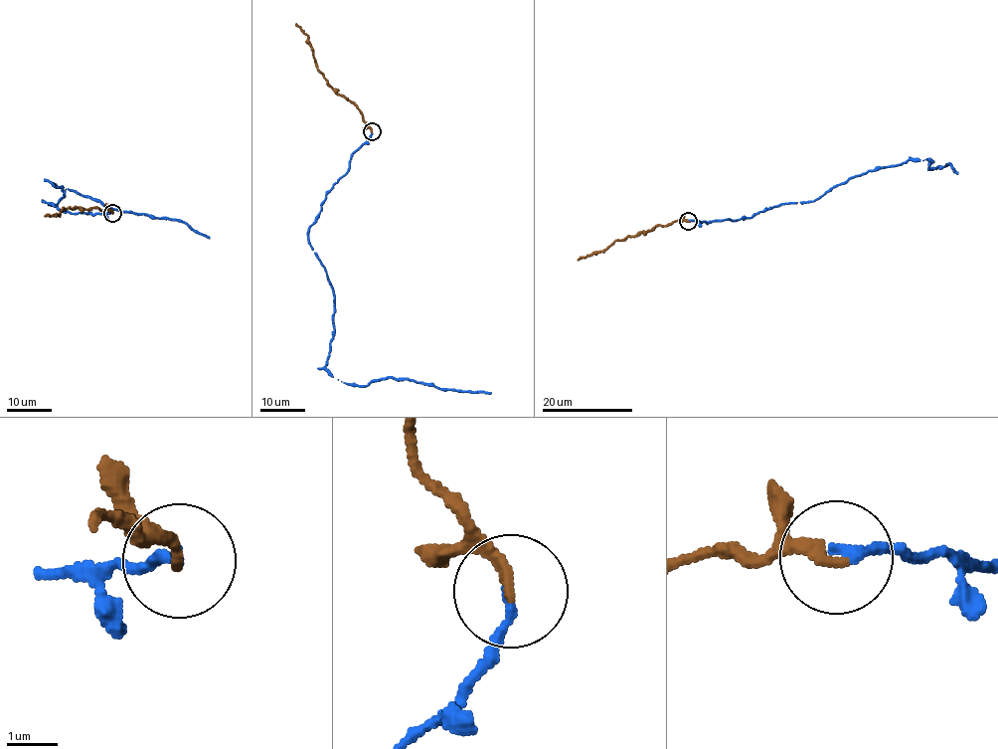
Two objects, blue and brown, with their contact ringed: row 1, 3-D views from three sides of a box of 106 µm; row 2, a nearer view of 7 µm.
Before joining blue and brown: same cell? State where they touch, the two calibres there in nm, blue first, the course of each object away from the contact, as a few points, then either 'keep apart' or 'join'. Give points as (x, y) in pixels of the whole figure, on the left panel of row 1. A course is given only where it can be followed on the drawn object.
place (112, 213); calibres 180 and 200 nm; course blue (113, 213), (64, 212), (42, 201), (54, 206), (65, 196), (52, 183), (118, 210), (185, 222), (210, 238); course brown (113, 213), (106, 208), (76, 206), (64, 207), (55, 215), (45, 215); join

